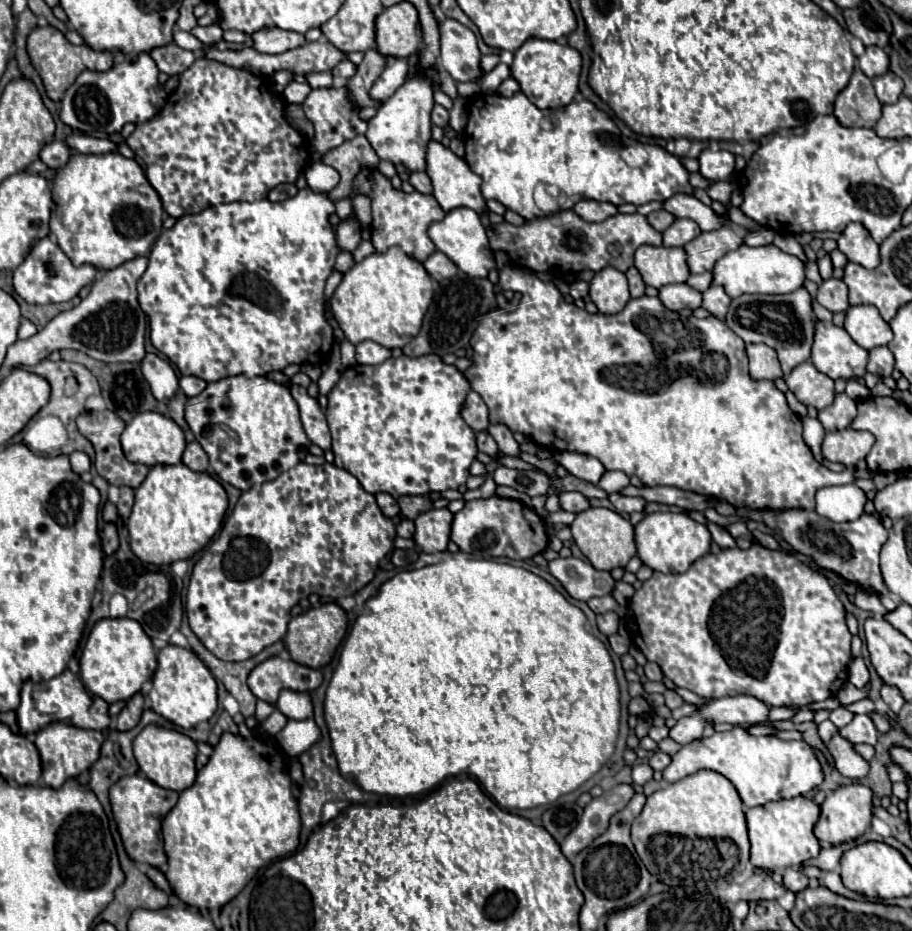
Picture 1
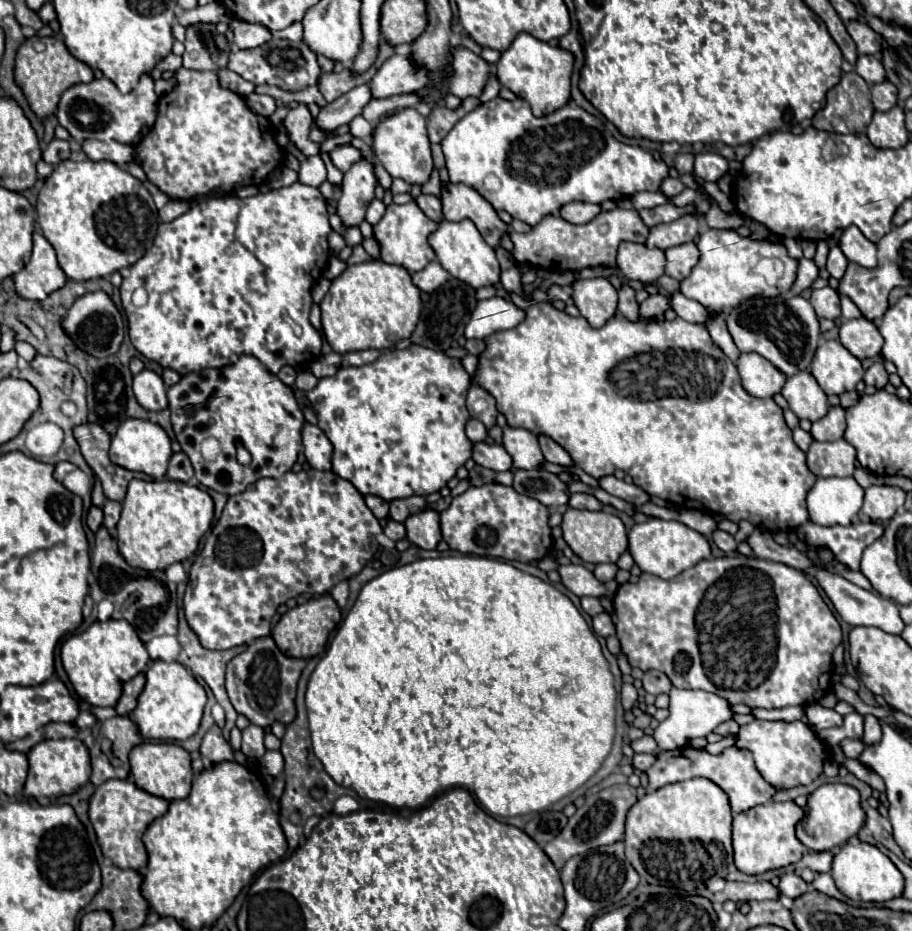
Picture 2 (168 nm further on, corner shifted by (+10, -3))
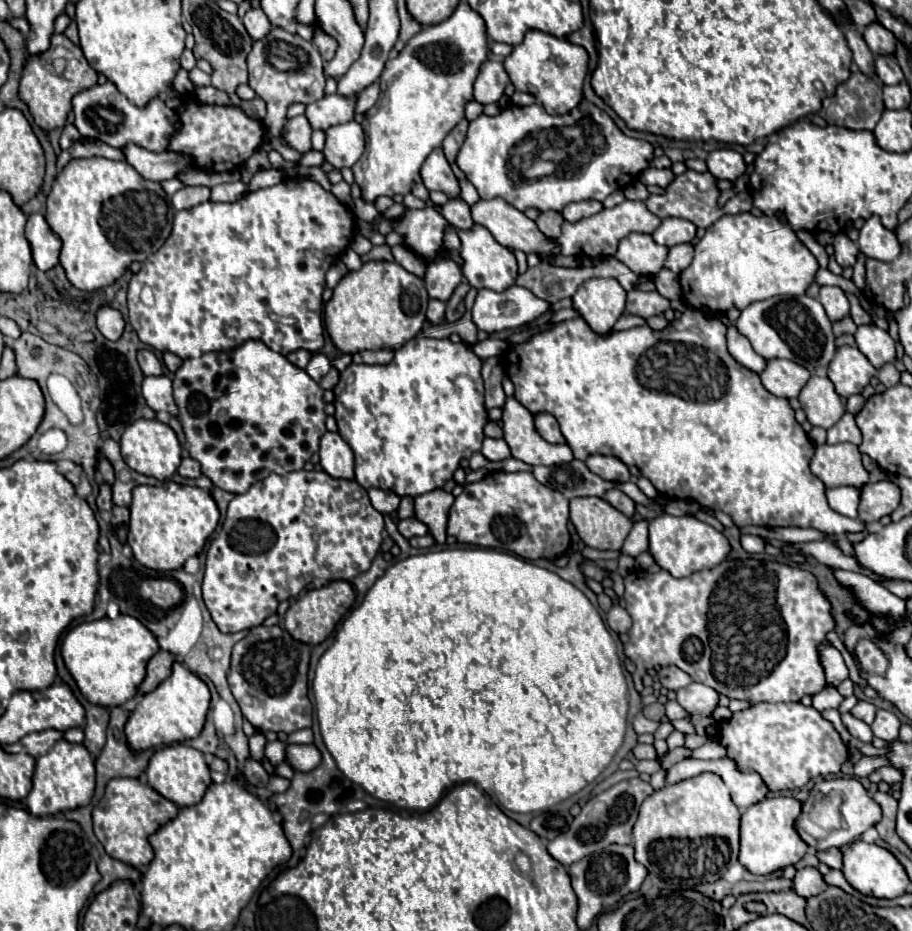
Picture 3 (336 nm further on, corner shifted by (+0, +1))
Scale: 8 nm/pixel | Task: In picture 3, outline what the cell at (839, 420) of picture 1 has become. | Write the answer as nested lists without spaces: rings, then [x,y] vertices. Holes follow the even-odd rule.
[[[844,412],[844,416],[828,430],[828,442],[830,444],[838,444],[838,442],[852,442],[852,444],[860,444],[862,434],[856,426],[854,414]]]

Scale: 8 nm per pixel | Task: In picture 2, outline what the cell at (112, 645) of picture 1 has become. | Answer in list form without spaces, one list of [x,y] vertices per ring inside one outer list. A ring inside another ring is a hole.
[[[126,620],[94,622],[88,630],[72,634],[60,646],[62,666],[76,694],[92,706],[114,706],[122,694],[122,686],[130,682],[148,664],[148,652],[136,630]]]

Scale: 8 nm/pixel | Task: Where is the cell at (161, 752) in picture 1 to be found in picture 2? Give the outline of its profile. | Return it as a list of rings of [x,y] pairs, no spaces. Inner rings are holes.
[[[144,742],[130,752],[130,768],[132,768],[134,784],[152,796],[158,796],[170,802],[170,800],[182,800],[190,794],[190,788],[192,788],[190,754],[178,744]]]

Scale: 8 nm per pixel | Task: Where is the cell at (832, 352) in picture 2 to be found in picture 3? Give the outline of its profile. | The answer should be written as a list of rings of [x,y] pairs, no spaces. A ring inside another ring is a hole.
[[[840,346],[828,364],[828,378],[844,398],[860,394],[874,374],[876,368],[856,346]]]

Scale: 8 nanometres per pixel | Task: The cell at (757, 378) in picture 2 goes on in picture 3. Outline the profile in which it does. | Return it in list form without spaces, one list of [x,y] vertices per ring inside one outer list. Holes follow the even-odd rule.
[[[772,358],[766,362],[764,372],[760,372],[760,380],[768,392],[782,398],[794,398],[810,378],[810,372],[800,364],[784,358]]]

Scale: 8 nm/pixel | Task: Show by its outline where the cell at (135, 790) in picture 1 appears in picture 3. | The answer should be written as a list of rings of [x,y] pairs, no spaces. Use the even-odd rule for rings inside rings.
[[[114,778],[108,782],[102,800],[92,812],[94,834],[112,858],[122,860],[144,874],[146,866],[154,858],[154,850],[148,842],[148,836],[154,834],[162,824],[172,820],[176,814],[178,806],[174,802],[160,796],[148,784],[142,784],[138,778]]]

